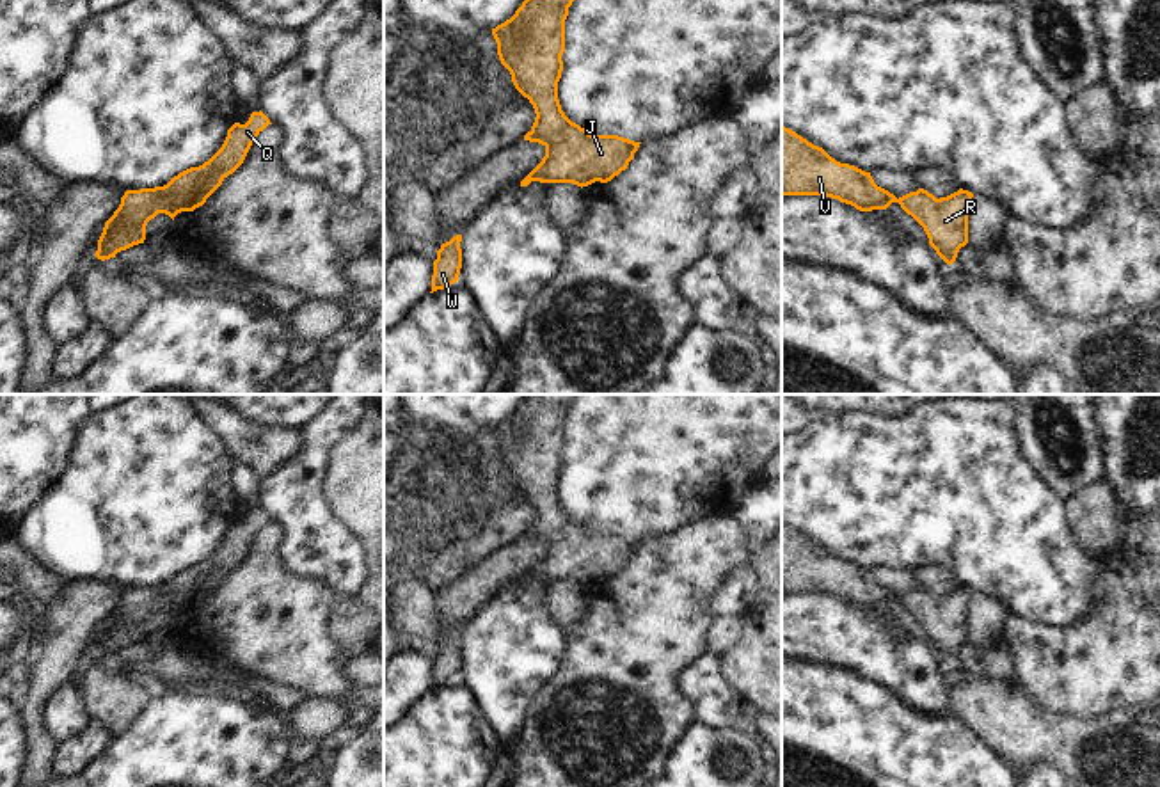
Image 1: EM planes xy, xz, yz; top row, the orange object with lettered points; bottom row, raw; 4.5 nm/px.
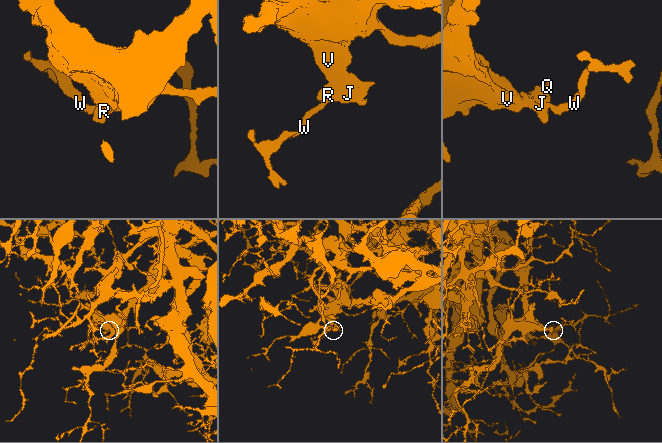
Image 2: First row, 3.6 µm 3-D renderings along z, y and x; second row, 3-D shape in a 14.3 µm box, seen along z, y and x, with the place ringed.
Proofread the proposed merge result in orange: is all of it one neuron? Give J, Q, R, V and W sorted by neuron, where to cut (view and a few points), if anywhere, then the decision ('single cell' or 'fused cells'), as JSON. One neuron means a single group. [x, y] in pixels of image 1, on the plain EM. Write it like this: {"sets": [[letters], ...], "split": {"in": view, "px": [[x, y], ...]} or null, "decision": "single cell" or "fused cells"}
{"sets": [["J", "Q", "R", "V", "W"]], "split": null, "decision": "single cell"}

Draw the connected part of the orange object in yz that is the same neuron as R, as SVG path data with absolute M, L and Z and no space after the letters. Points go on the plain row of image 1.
M782 524L782 593L826 593L860 609L886 608L892 600L911 613L926 629L929 643L952 663L968 641L968 602L972 590L957 590L936 597L924 586L895 595L878 584L854 563L840 561L822 545Z

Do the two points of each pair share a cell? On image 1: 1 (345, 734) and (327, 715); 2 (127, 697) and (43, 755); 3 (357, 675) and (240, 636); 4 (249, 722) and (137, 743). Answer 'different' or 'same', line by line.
1: different
2: different
3: different
4: same

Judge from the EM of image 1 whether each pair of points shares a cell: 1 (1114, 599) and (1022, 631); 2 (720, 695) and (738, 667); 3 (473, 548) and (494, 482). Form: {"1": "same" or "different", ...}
{"1": "same", "2": "different", "3": "same"}

